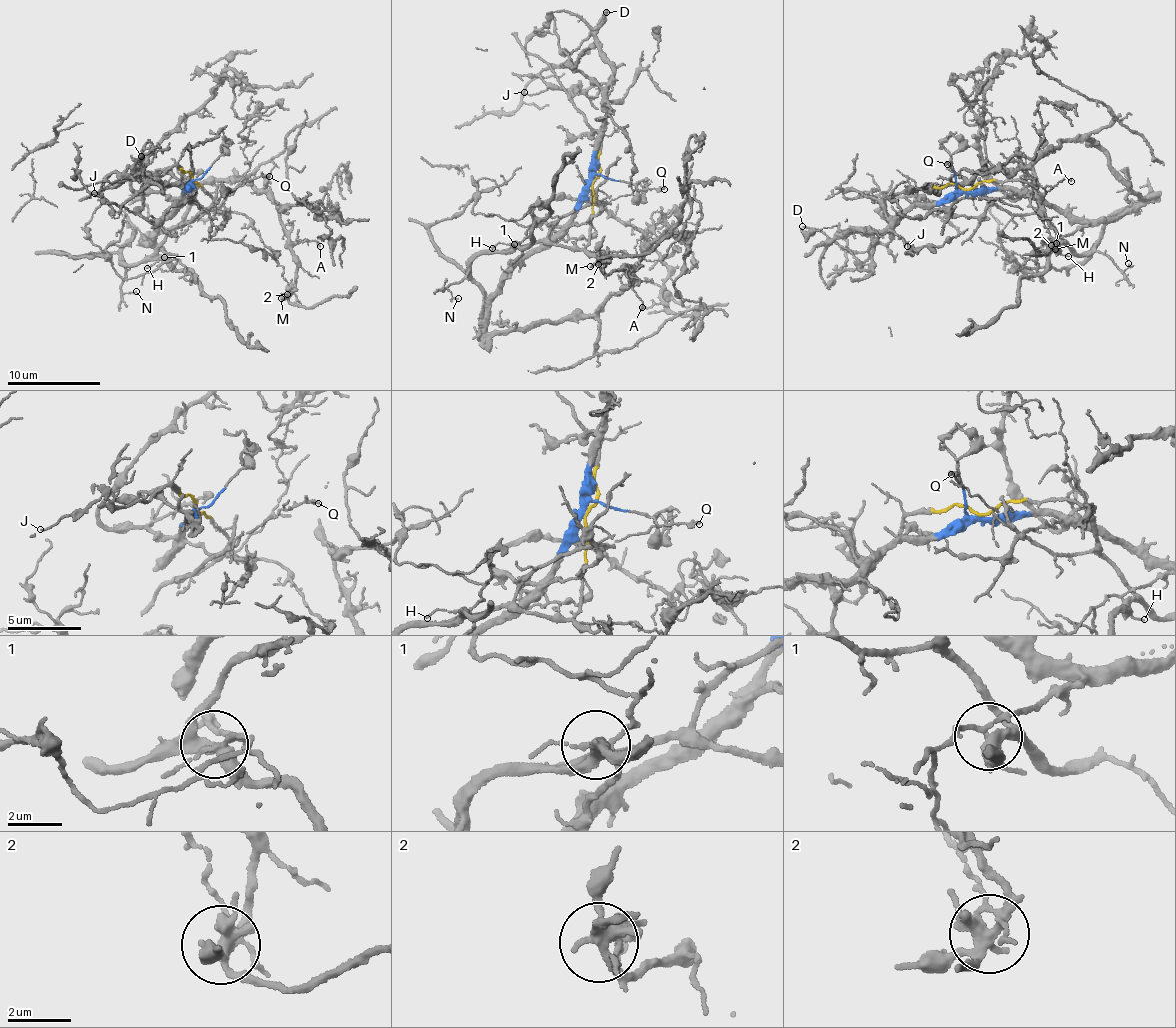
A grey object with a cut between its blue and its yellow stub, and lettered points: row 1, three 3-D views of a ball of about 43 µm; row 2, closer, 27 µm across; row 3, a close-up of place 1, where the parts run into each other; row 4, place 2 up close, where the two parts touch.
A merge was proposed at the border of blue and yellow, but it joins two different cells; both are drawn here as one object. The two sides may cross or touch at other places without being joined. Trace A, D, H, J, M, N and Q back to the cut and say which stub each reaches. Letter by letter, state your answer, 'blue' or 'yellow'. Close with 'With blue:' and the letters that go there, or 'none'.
A: blue
D: blue
H: blue
J: blue
M: yellow
N: yellow
Q: yellow
With blue: A, D, H, J

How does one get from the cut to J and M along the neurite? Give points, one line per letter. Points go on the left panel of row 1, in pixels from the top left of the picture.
J: (190, 182), (184, 183), (191, 199), (182, 188), (144, 176), (107, 174), (101, 186), (113, 184), (95, 194)
M: (192, 182), (213, 198), (216, 207), (249, 219), (257, 235), (274, 253), (288, 284), (288, 293), (281, 299)

